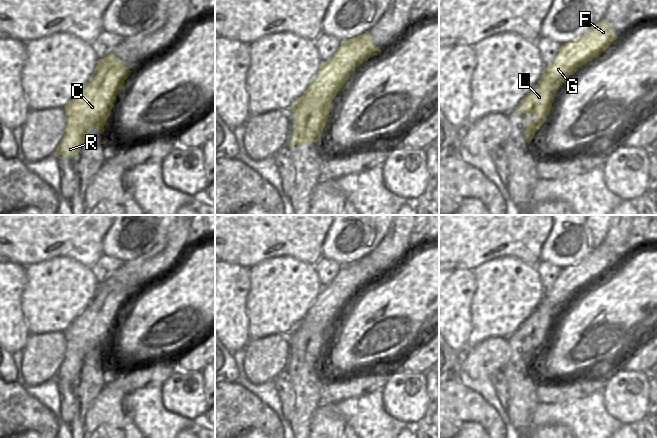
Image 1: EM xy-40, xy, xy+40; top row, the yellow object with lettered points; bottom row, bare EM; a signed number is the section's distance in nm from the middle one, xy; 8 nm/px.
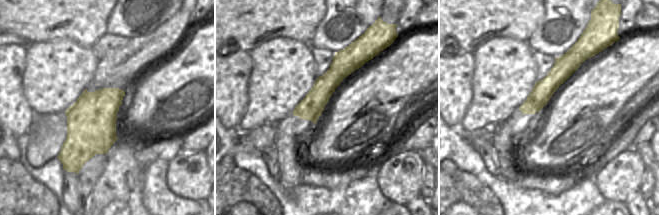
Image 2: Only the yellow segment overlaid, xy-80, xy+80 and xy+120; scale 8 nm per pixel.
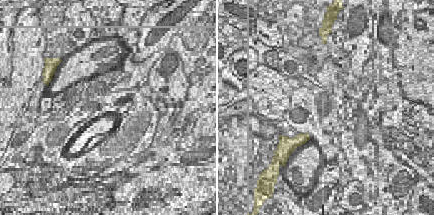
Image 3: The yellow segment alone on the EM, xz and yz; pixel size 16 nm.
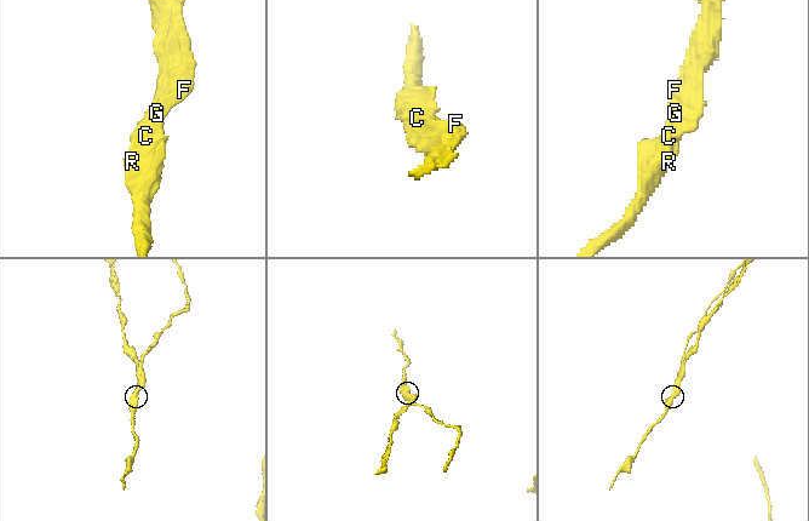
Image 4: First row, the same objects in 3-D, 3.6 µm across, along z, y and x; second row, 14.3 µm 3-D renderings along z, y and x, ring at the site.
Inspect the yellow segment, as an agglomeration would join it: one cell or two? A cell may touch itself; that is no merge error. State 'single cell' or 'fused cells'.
fused cells

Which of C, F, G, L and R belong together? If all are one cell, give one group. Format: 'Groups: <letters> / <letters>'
Groups: C F G R / L

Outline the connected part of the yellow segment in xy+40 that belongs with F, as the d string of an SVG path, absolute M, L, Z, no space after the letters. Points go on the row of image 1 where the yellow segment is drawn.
M602 19L578 39L561 45L553 62L544 68L541 79L559 87L582 65L604 52L617 38L613 26Z

